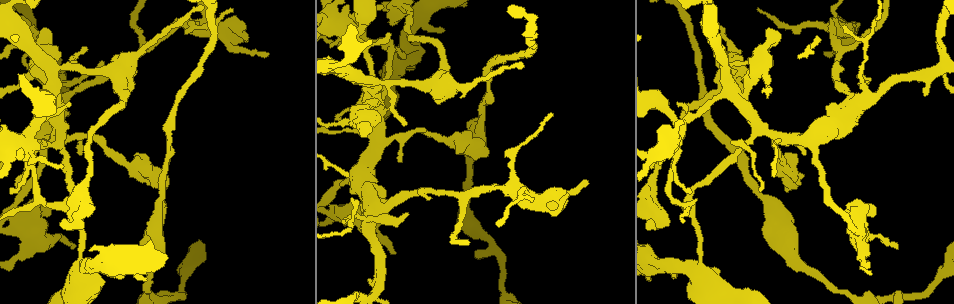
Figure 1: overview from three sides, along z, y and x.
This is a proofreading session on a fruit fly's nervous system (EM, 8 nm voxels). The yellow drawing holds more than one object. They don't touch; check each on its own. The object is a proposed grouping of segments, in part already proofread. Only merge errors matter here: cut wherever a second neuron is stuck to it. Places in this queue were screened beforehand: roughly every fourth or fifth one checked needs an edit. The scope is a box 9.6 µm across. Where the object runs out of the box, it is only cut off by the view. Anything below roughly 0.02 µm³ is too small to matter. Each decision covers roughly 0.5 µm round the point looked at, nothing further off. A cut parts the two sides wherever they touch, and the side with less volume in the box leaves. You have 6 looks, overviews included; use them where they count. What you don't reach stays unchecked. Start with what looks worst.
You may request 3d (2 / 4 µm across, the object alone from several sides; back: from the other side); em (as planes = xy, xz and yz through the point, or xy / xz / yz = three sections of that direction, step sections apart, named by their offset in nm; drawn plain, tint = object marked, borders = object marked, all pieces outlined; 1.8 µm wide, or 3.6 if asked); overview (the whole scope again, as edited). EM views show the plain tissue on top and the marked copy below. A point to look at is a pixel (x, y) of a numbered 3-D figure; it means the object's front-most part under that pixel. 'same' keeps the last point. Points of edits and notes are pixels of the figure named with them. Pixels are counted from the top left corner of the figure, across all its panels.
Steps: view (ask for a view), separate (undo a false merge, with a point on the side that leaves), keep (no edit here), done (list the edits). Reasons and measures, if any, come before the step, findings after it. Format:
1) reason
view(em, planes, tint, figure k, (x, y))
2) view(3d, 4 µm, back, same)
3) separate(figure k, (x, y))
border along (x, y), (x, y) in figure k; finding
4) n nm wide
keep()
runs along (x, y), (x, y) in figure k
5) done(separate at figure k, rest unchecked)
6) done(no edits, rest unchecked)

branch point
view(3d, 4 µm, back, figure 1, (28, 148))

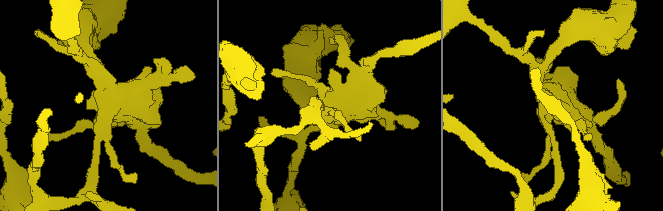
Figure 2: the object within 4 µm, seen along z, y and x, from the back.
view(em, planes, borders, figure 2, (103, 108))

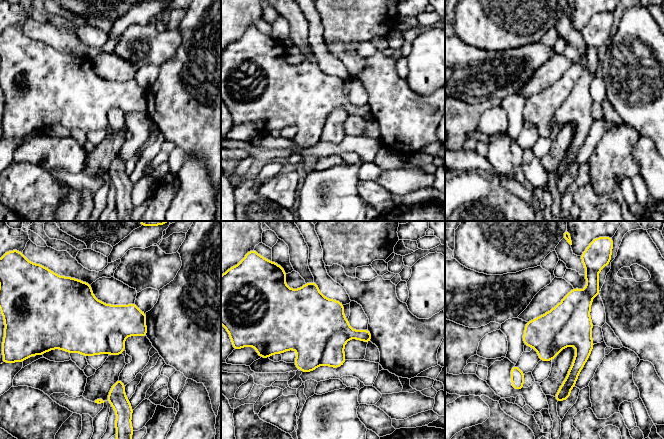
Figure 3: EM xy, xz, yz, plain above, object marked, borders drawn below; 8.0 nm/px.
separate(figure 3, (577, 332))
the part that leaves runs along (588, 282), (581, 357), (561, 393) in figure 3; a second neuron is stuck on

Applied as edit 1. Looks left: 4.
thick turns thin
view(em, 3.6 µm, planes, tint, figure 1, (857, 238))

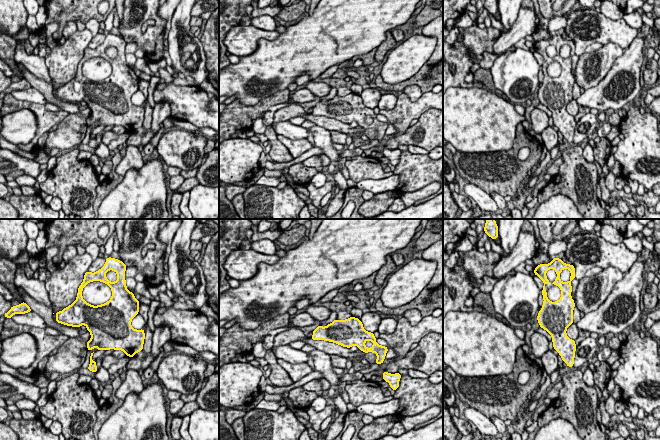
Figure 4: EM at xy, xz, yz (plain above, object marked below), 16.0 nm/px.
keep()
all the same neuron

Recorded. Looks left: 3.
done(separate at figure 3, rest unchecked)

